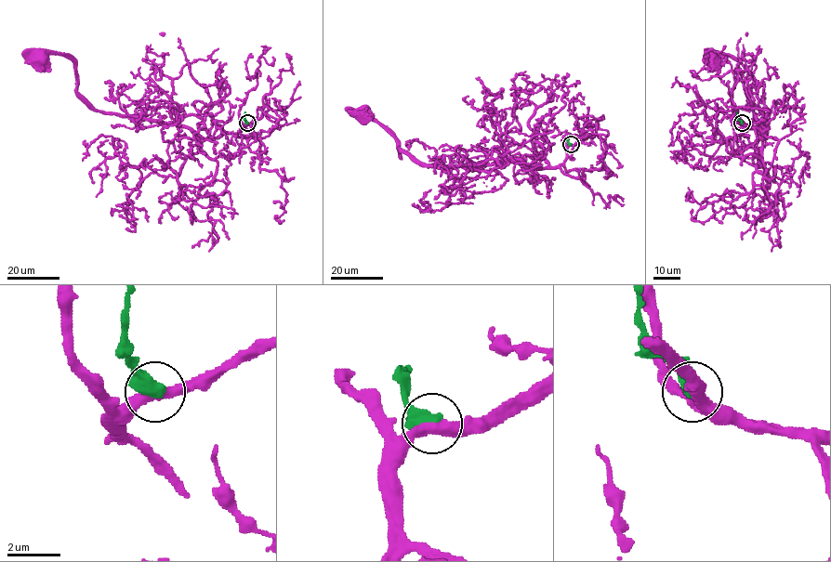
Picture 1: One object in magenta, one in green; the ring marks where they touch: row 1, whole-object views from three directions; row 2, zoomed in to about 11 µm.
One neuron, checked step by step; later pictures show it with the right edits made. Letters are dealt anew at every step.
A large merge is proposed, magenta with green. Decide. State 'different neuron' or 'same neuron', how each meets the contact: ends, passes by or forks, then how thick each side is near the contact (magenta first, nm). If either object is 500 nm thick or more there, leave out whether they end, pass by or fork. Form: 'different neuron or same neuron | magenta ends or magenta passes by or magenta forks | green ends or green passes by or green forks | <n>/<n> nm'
different neuron | 400/600 nm

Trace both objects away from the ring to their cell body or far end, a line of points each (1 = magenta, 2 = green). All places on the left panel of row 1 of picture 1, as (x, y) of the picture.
1: (247, 123), (236, 133), (204, 137), (187, 127), (103, 113), (77, 95), (71, 59), (49, 54), (41, 63)
2: (247, 123), (244, 111)

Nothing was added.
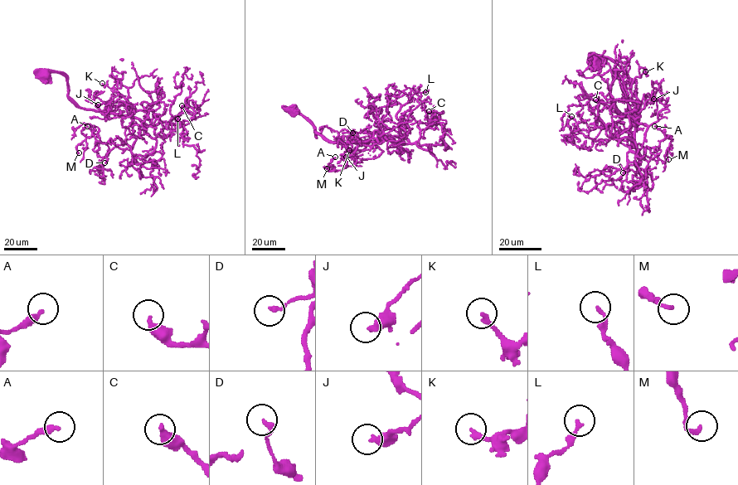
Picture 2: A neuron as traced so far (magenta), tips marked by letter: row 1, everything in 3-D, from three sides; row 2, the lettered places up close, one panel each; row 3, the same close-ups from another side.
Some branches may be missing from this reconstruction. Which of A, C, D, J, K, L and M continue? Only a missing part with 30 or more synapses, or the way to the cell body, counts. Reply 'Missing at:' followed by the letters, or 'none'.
Missing at: C

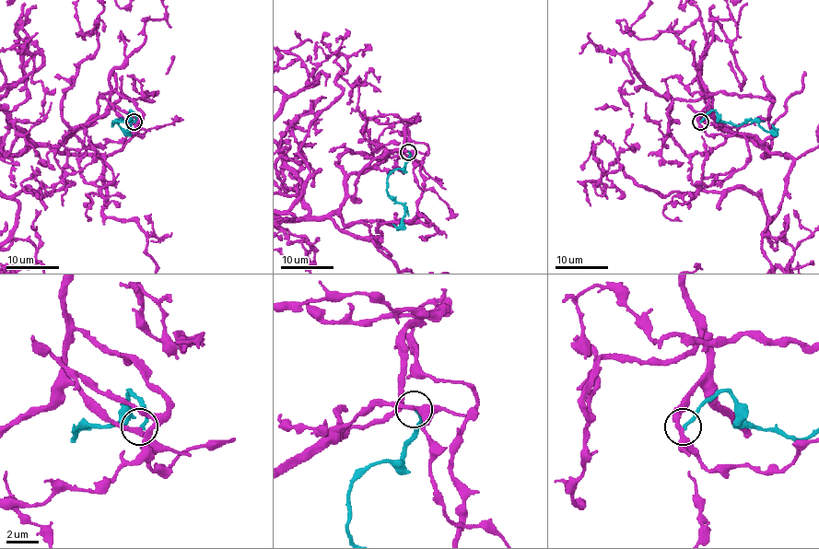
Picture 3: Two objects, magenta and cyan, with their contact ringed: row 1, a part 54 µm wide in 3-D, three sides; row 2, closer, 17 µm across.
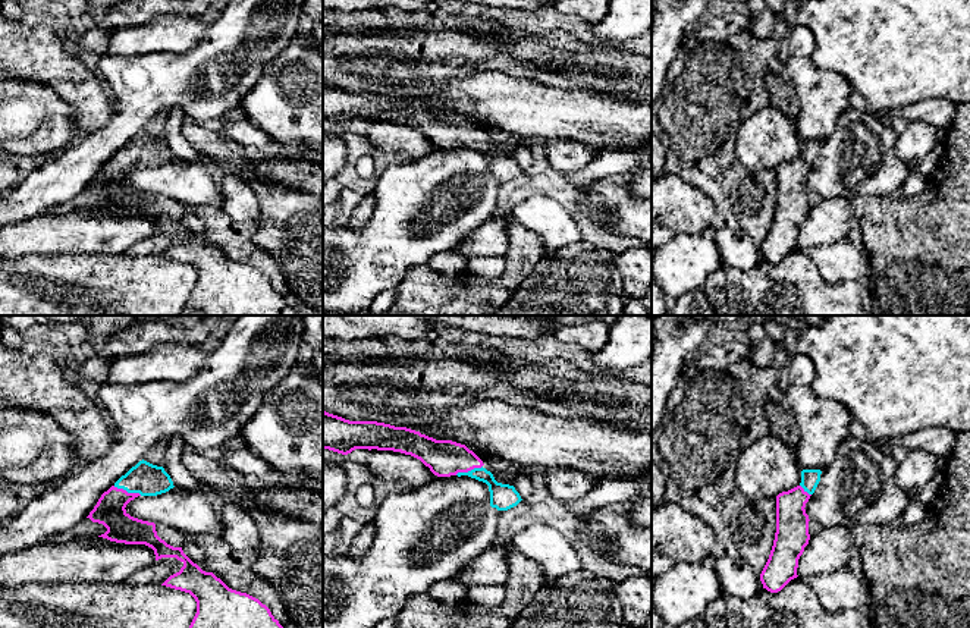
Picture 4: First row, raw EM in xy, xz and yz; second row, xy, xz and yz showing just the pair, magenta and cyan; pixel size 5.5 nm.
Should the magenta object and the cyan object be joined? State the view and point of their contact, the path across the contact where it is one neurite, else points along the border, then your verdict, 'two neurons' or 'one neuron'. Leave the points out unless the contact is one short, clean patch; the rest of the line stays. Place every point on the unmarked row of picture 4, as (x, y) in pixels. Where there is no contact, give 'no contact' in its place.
xy (126, 163) | across xy (109, 182), (126, 163), (137, 153), (146, 150) | one neuron

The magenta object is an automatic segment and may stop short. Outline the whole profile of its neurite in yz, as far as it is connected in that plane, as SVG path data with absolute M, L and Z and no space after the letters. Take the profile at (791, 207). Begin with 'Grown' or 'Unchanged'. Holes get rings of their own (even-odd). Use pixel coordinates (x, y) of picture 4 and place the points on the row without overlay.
Grown. M803 141L801 154L776 167L776 204L769 230L760 245L763 260L781 263L797 249L798 230L809 216L806 175L820 153L820 141Z

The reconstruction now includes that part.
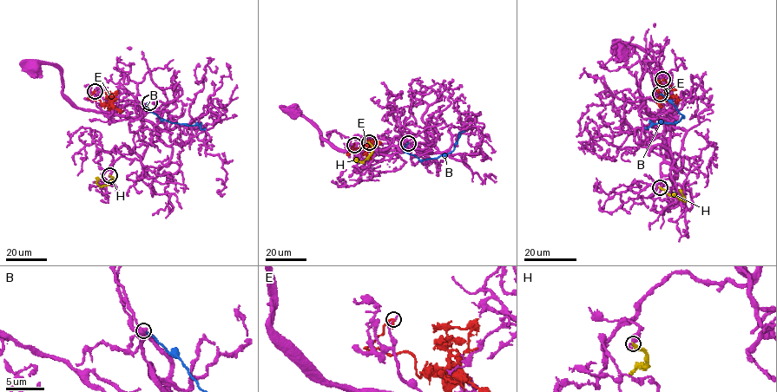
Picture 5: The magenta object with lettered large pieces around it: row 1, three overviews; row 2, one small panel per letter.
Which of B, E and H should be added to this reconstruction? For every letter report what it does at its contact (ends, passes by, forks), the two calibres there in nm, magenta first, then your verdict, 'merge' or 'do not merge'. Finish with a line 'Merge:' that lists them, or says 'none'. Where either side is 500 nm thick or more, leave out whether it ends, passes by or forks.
B: it ends; calibres 360 and 180 nm; do not merge
E: it passes by; calibres 260 and 170 nm; do not merge
H: it ends; calibres 280 and 280 nm; do not merge
Merge: none

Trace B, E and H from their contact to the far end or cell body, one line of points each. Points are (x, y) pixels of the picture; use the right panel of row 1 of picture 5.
B: (660, 94), (673, 104), (681, 117), (673, 123), (658, 122), (645, 127)
E: (662, 80), (673, 88), (668, 90), (666, 97), (661, 95), (657, 88), (657, 83), (661, 83)
H: (660, 187), (684, 201), (679, 189)

